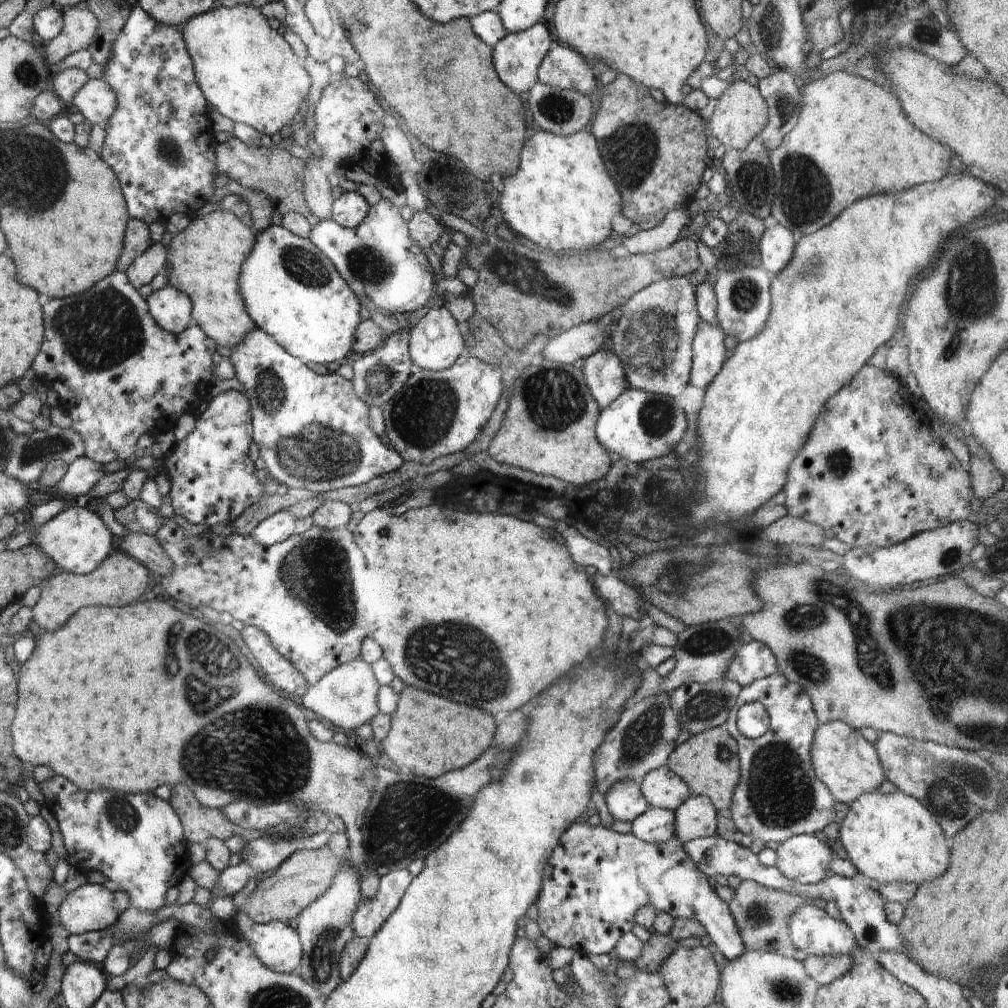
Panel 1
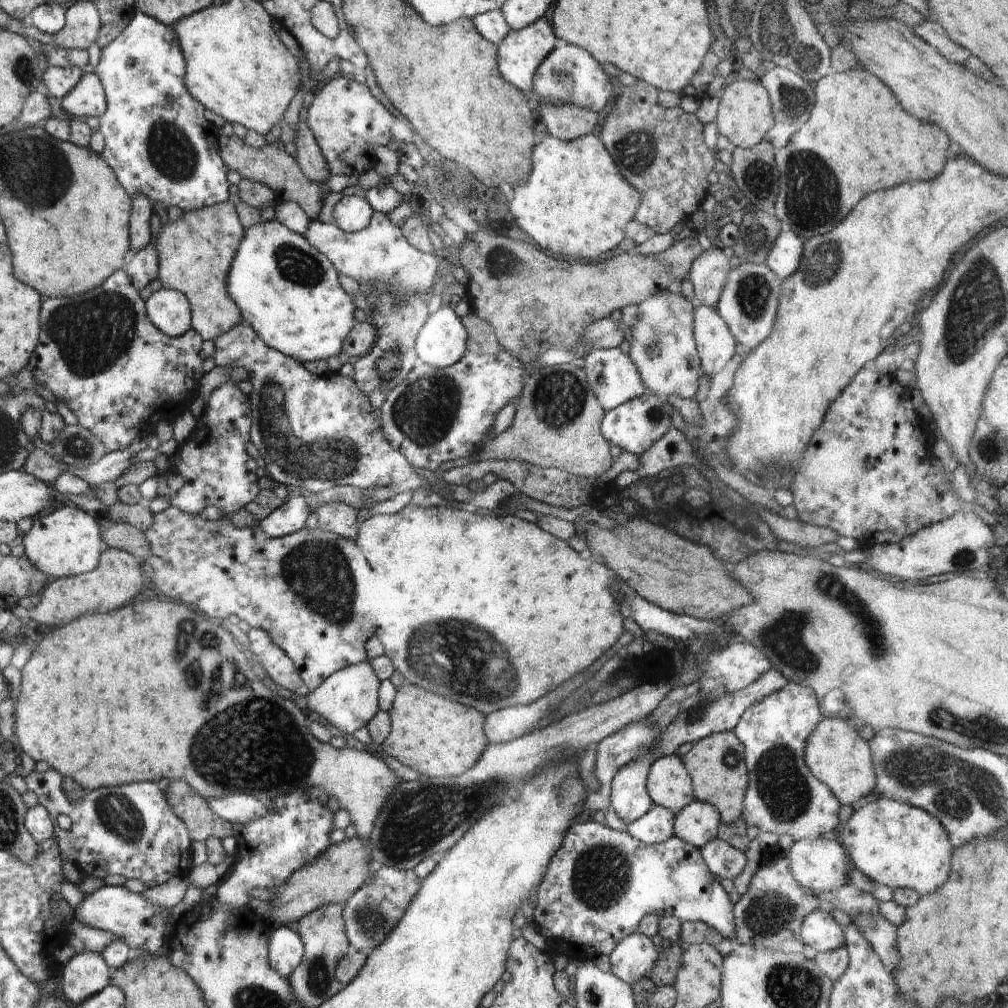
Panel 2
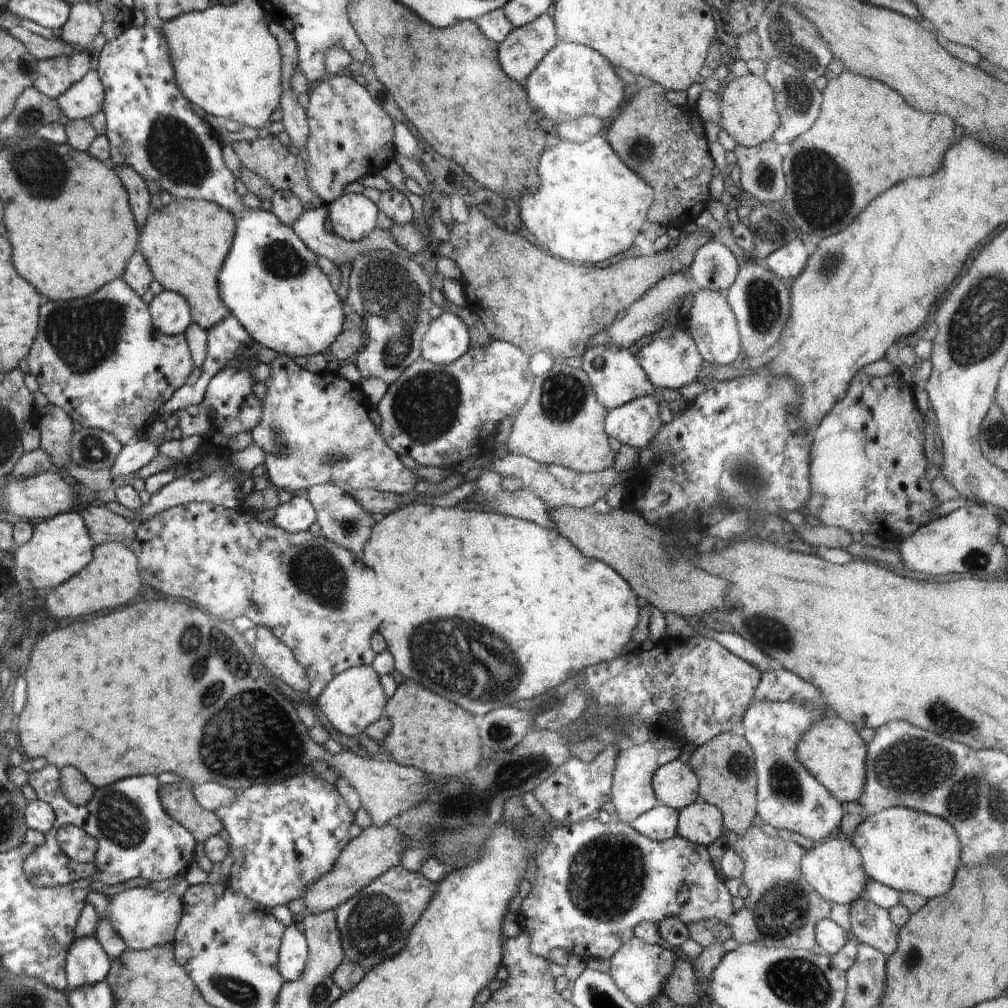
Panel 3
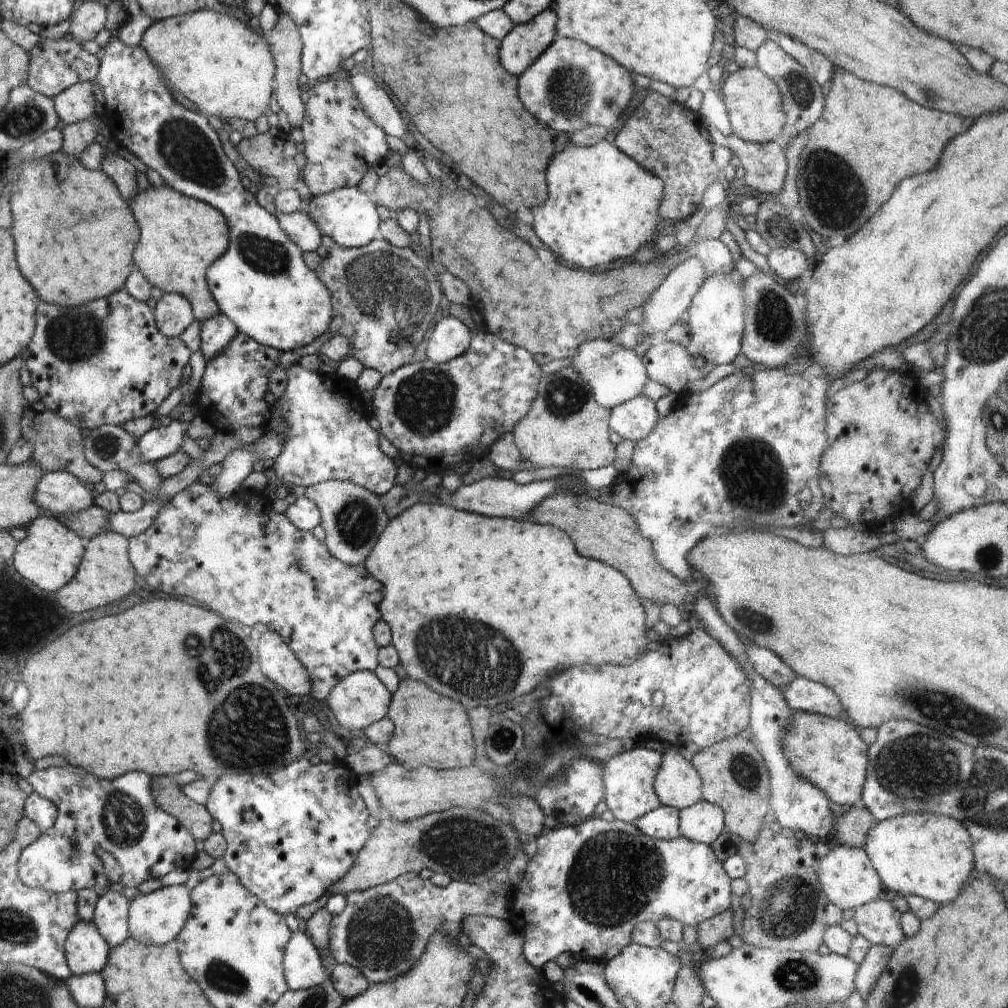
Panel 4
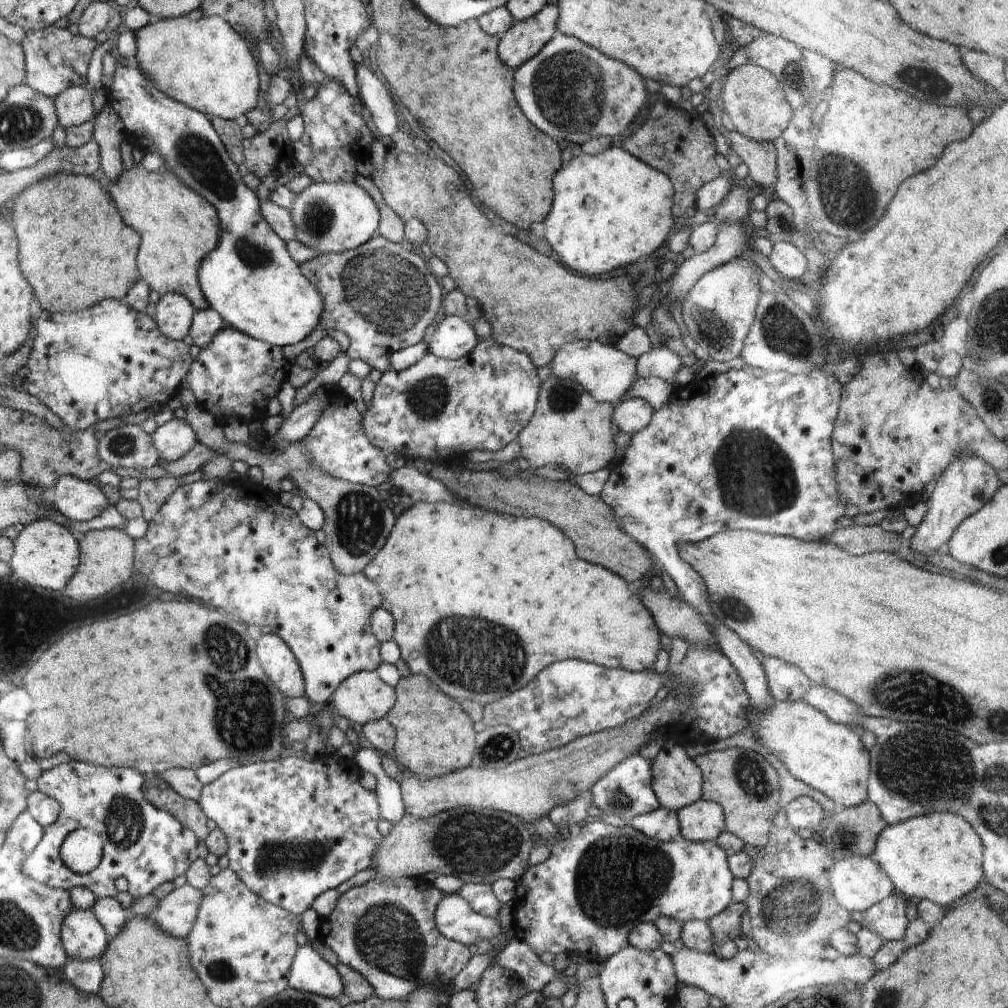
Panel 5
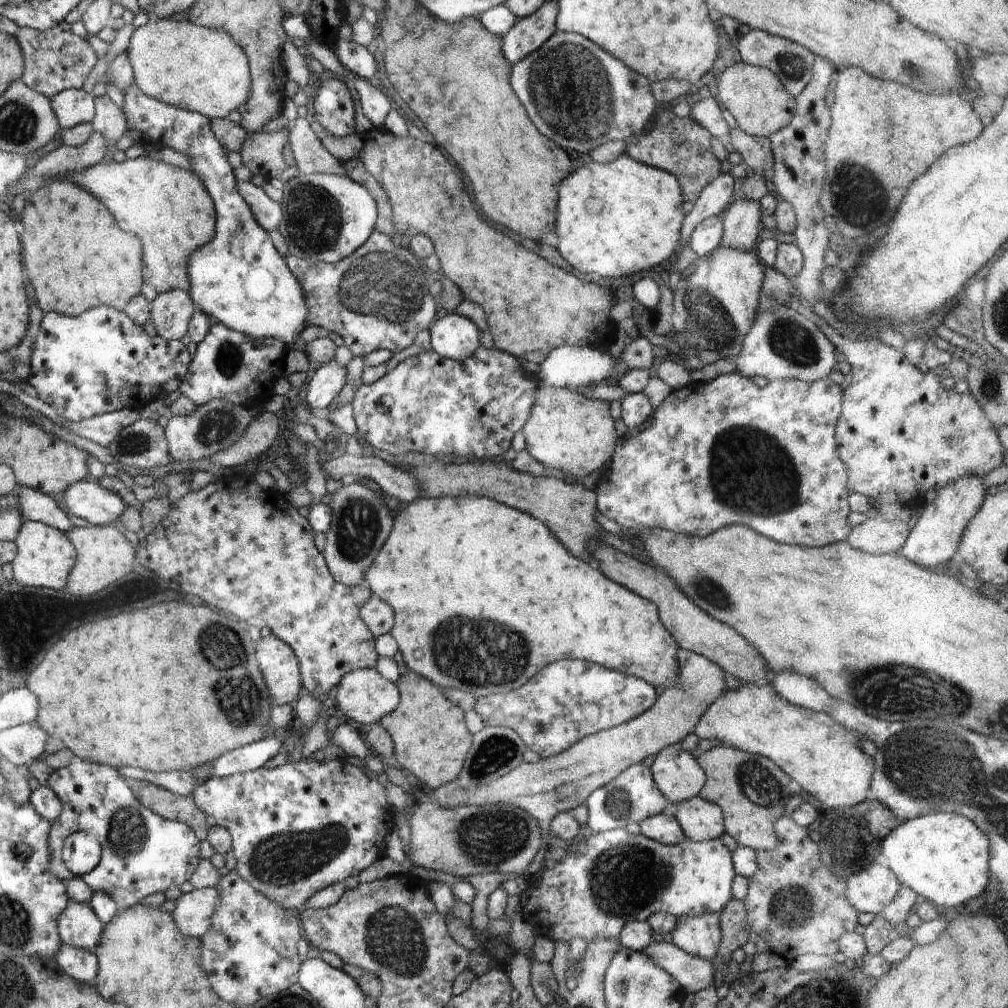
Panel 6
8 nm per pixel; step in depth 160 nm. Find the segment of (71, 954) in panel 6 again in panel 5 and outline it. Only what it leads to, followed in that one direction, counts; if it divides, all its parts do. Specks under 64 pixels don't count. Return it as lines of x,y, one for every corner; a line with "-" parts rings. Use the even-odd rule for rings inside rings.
69,959
62,971
76,988
93,995
97,994
104,978
101,962
98,959

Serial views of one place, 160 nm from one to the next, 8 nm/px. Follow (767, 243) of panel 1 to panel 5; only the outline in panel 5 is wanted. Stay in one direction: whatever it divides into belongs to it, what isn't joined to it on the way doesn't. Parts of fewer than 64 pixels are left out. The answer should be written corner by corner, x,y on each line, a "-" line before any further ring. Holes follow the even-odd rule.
774,241
769,259
776,272
783,278
796,280
806,271
806,257
794,244
786,241

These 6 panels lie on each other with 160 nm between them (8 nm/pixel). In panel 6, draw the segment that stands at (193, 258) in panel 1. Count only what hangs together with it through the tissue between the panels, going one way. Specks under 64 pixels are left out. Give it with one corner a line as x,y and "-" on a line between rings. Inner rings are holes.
146,156
126,159
121,163
102,161
84,170
60,175
58,180
70,181
91,195
98,196
98,200
102,200
102,204
106,204
106,208
118,216
118,224
122,224
126,232
134,232
142,239
145,247
146,284
153,286
157,293
182,289
189,294
189,256
214,238
217,221
213,199
196,173

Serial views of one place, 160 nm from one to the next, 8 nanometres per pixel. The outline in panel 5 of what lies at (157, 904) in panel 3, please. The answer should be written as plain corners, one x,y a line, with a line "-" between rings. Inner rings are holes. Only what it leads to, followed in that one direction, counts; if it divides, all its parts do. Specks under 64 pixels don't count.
186,883
162,899
149,915
163,931
185,939
194,928
203,892

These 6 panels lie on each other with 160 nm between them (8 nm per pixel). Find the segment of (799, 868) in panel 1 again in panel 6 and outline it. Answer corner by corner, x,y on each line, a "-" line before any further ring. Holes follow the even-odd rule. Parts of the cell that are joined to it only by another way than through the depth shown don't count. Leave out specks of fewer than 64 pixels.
882,860
869,864
847,881
847,899
859,912
879,912
890,904
900,888
896,875

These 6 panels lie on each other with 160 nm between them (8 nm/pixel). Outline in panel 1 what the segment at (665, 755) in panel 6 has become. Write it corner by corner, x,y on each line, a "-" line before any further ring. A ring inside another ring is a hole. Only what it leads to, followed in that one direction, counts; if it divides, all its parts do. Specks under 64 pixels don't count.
666,765
648,772
640,781
640,790
650,806
672,812
692,795
686,782

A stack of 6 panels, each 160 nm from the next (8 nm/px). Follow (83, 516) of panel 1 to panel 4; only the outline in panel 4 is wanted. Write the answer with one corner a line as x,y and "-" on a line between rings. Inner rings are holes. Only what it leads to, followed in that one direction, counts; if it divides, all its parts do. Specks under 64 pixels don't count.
52,516
38,517
26,528
26,537
18,542
13,565
20,576
33,582
41,590
57,592
74,579
84,558
86,543
73,529

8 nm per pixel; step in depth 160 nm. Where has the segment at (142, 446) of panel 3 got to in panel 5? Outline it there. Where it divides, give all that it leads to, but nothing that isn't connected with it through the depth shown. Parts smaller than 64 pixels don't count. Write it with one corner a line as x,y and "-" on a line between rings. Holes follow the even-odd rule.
176,417
157,426
151,435
160,460
167,463
180,460
197,442
196,433
190,423

